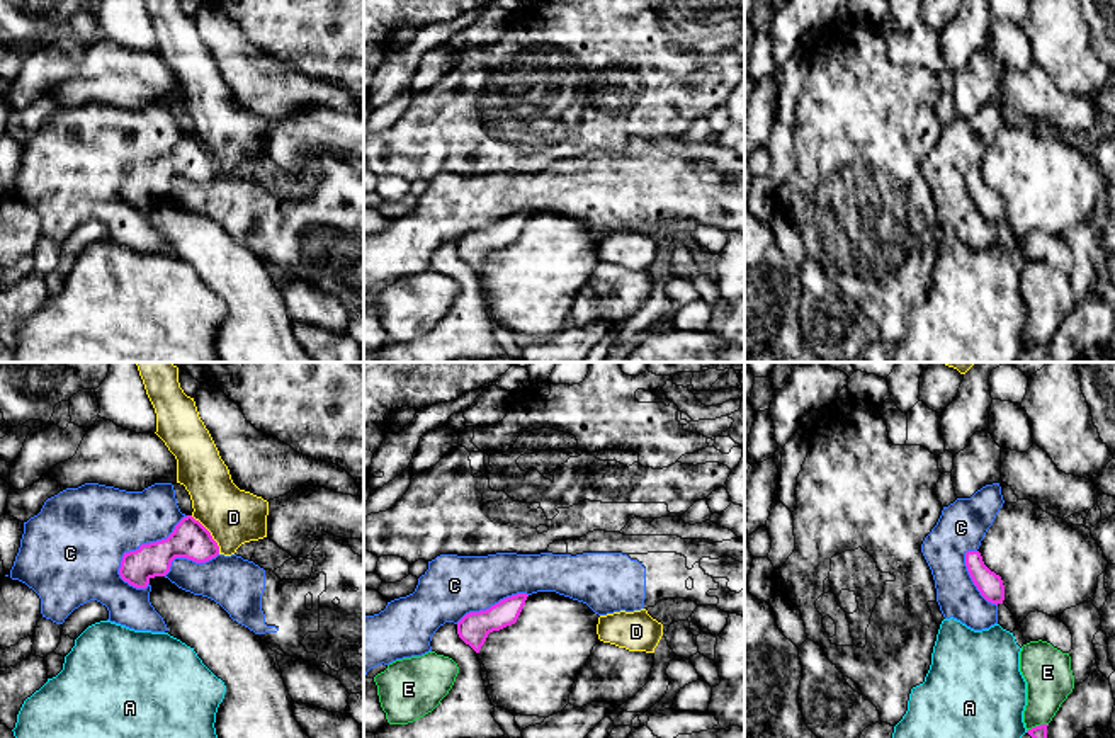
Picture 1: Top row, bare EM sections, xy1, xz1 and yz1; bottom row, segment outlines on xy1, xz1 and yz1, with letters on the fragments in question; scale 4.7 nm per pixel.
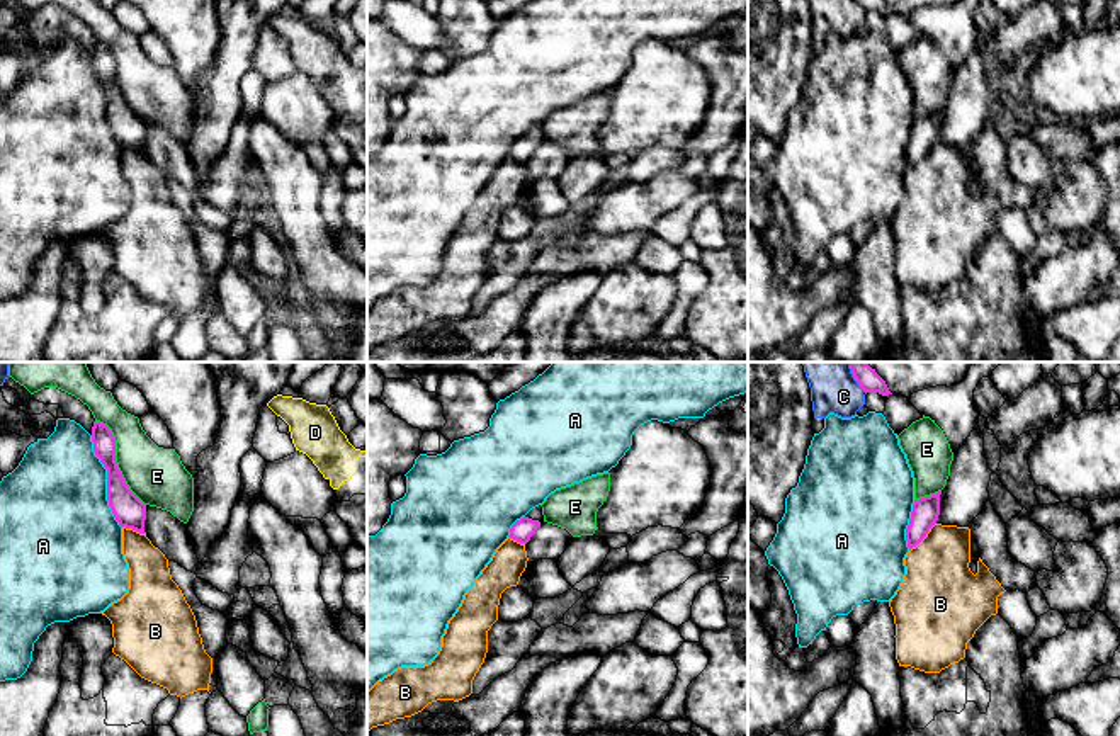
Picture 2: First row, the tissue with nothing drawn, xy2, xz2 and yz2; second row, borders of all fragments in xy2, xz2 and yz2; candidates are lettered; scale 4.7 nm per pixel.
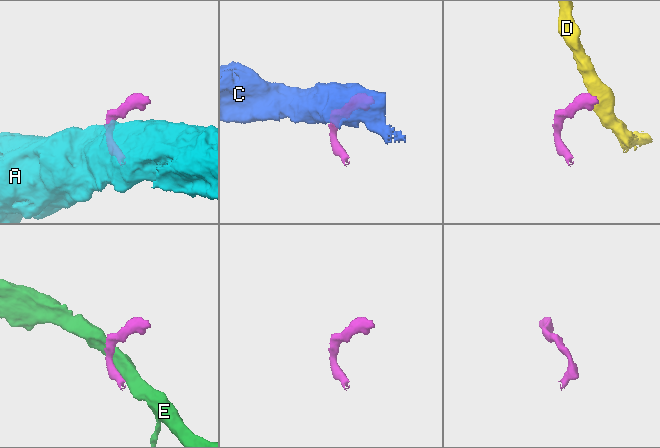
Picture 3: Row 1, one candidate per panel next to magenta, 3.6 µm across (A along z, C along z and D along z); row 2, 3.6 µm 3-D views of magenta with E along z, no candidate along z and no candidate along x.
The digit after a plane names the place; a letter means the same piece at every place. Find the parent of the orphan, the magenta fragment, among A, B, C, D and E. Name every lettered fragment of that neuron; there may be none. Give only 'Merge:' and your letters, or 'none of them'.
Merge: E

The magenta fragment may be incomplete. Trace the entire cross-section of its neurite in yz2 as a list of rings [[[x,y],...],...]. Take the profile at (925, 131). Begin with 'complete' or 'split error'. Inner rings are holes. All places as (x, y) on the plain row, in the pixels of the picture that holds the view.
split error; [[[925,34],[904,48],[897,58],[914,97],[914,122],[906,148],[911,170],[938,139],[940,114],[950,95],[953,71],[943,49]]]

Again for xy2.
split error; [[[15,0],[31,14],[44,7],[58,7],[88,25],[95,41],[92,46],[93,71],[107,88],[107,121],[121,146],[144,151],[146,126],[170,131],[187,143],[194,131],[194,97],[185,88],[175,68],[158,66],[143,49],[139,37],[122,29],[110,10],[95,0]]]

